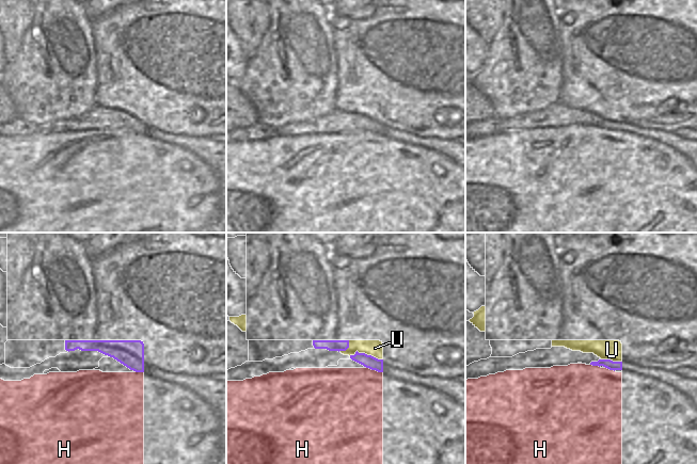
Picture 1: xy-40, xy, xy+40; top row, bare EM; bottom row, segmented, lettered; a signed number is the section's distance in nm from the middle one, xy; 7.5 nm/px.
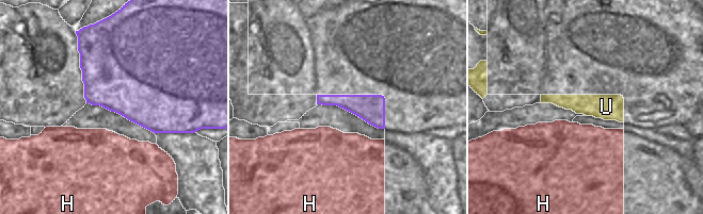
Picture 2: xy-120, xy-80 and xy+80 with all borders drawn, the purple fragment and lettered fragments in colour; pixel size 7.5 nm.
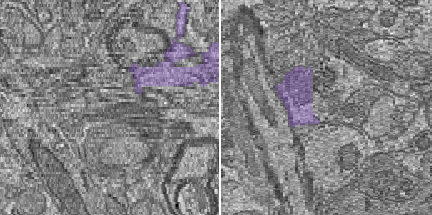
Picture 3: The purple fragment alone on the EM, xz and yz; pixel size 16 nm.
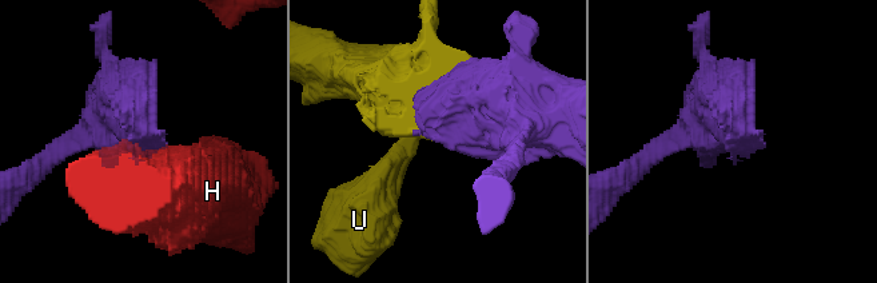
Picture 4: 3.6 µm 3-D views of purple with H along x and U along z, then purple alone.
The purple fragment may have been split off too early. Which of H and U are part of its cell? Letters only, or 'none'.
U

